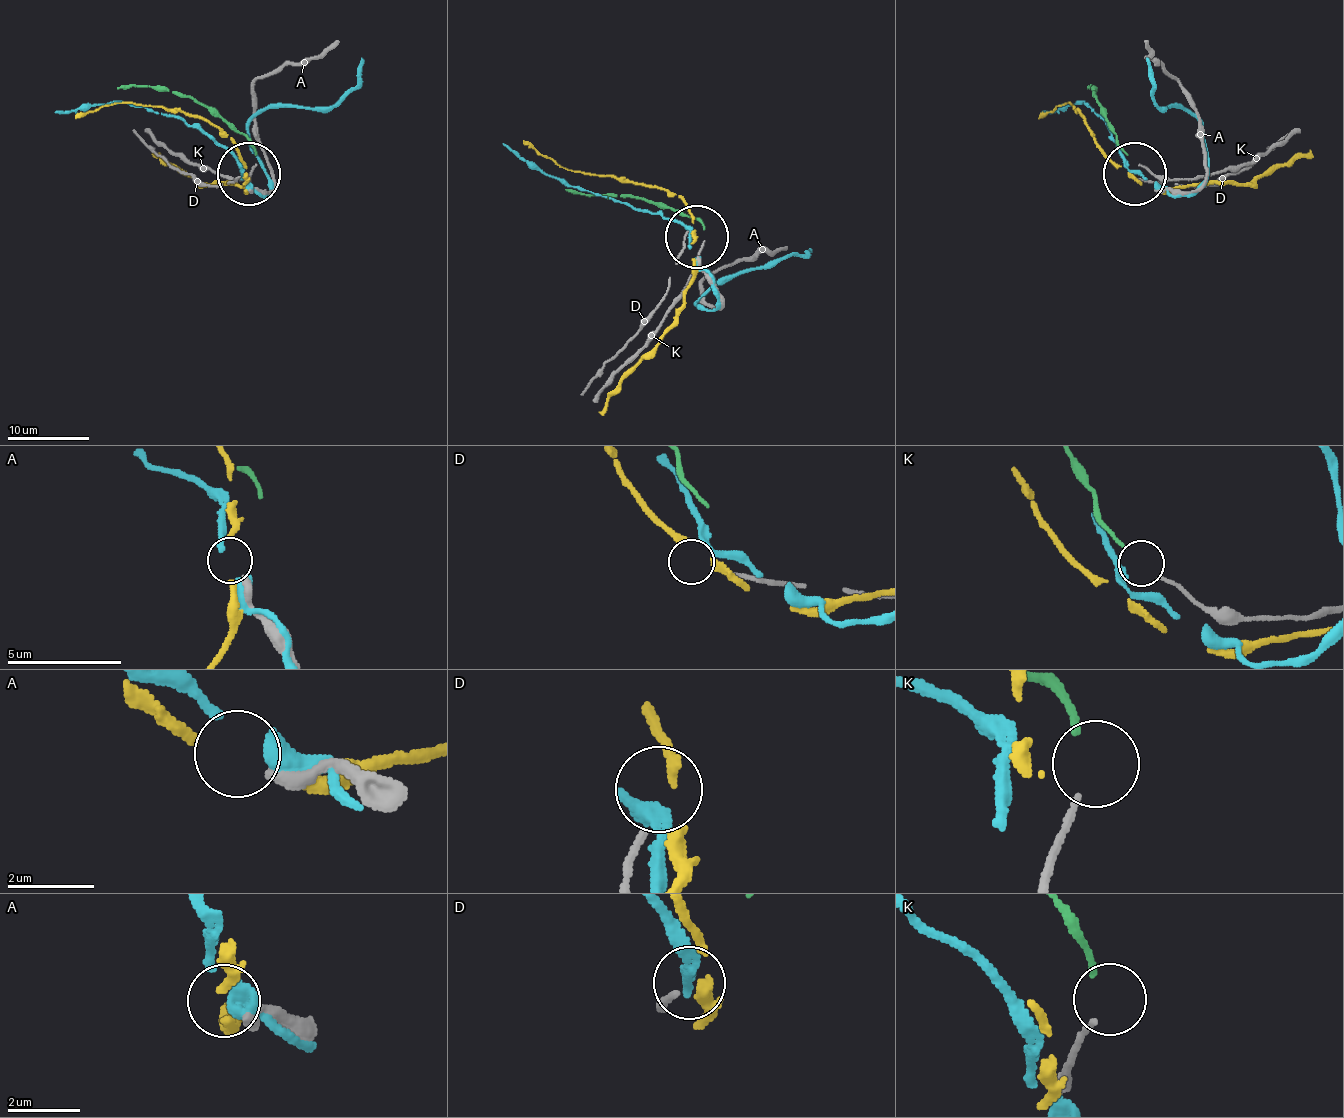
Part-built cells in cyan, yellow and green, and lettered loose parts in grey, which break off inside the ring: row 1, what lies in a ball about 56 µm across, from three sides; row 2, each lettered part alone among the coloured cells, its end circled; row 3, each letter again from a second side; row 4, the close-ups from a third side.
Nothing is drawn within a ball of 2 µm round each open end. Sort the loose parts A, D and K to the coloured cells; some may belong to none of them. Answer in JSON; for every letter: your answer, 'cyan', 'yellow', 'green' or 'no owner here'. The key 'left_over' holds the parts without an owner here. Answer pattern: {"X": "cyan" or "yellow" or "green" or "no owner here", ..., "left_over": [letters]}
{"A": "no owner here", "D": "no owner here", "K": "green", "left_over": ["A", "D"]}

